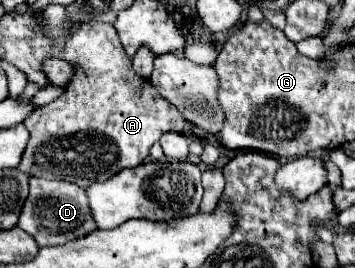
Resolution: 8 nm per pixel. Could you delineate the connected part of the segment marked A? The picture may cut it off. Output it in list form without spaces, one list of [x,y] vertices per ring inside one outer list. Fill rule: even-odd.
[[[76,24],[58,58],[74,66],[74,76],[60,98],[40,106],[24,120],[30,142],[20,170],[28,176],[66,180],[88,188],[94,182],[108,180],[118,170],[142,164],[150,146],[164,132],[182,132],[186,120],[158,96],[148,80],[132,70],[132,60],[126,56],[112,24]]]

